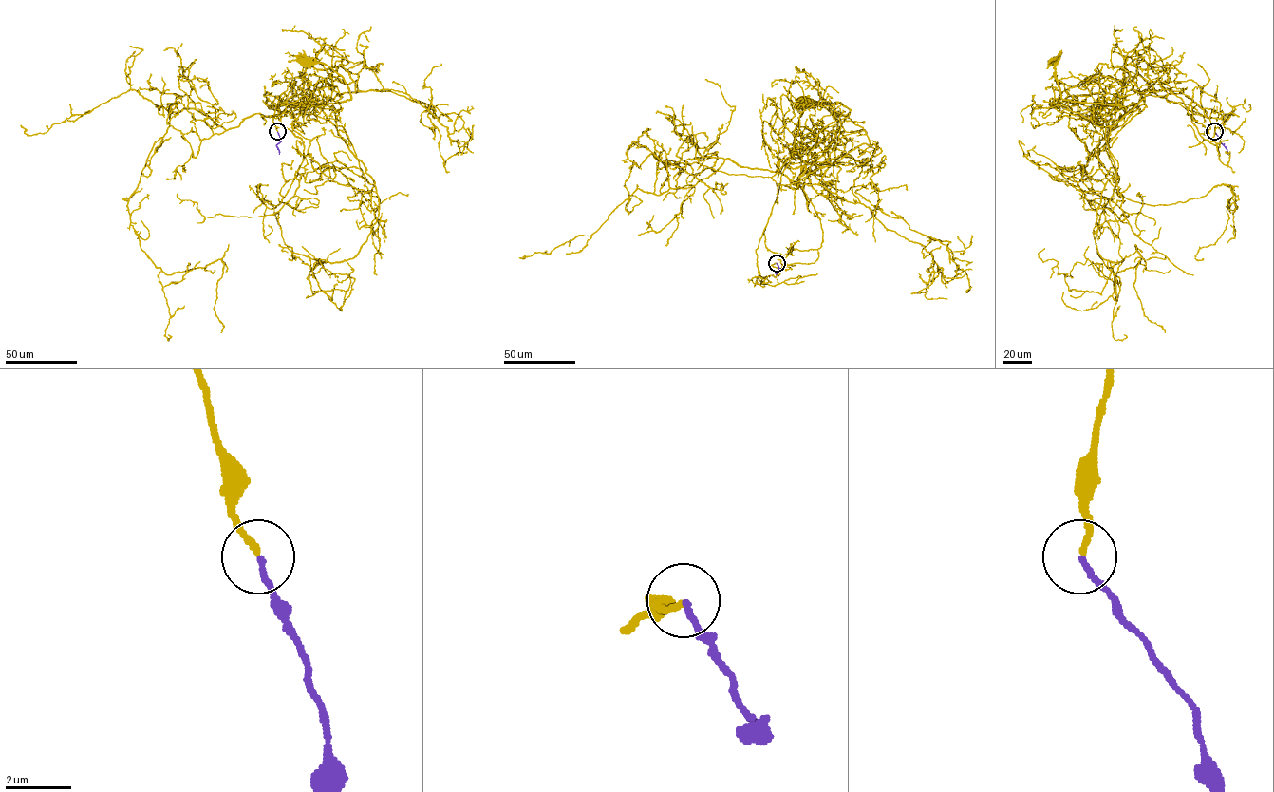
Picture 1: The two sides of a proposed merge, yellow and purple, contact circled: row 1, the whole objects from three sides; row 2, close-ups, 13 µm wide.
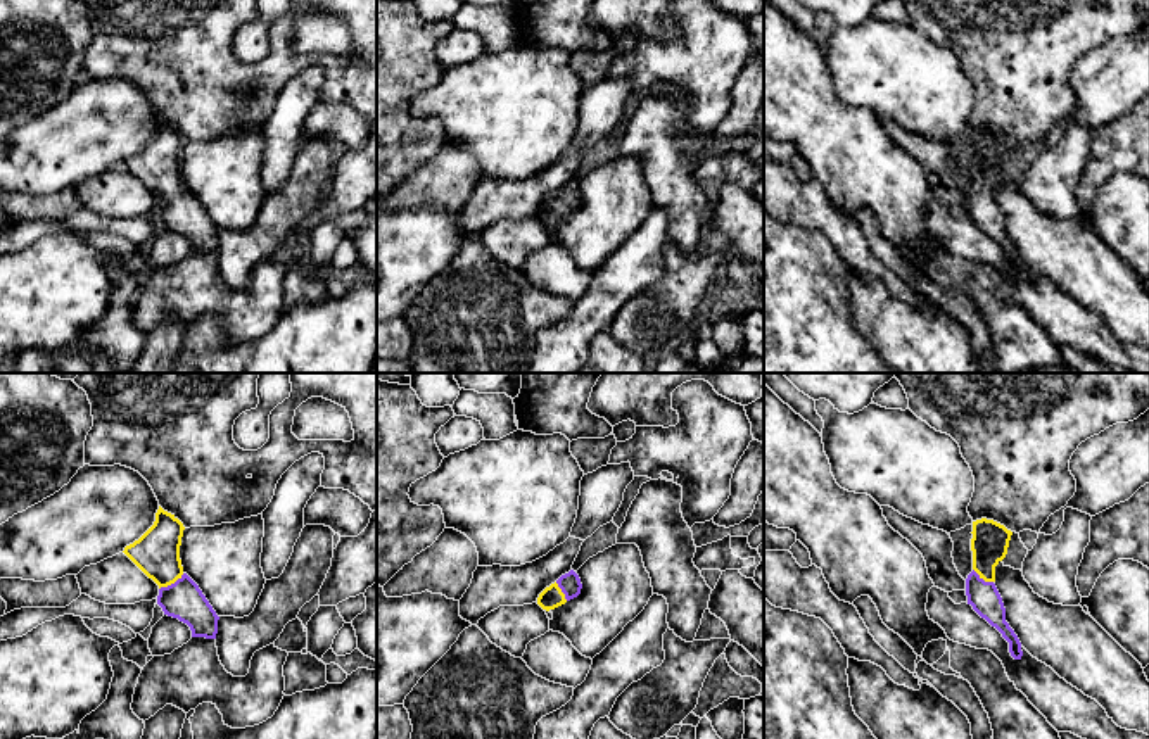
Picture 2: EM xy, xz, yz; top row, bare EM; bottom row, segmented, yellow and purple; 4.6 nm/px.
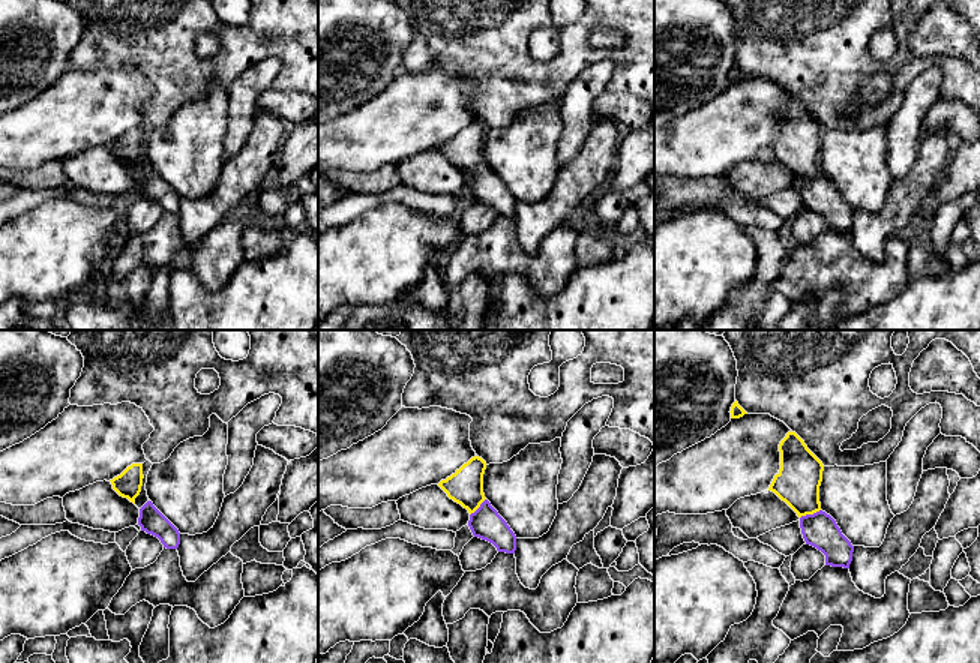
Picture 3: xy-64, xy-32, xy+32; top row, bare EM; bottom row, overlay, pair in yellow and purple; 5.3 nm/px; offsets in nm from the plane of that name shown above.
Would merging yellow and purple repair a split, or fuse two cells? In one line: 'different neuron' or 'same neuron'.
same neuron

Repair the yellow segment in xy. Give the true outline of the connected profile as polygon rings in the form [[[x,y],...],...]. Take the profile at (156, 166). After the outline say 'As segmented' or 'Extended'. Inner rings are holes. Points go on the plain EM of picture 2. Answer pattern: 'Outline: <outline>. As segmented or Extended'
Outline: [[[159,119],[154,138],[123,166],[159,199],[157,218],[164,228],[187,237],[192,250],[216,252],[219,230],[181,180],[183,143],[183,136]]]. Extended

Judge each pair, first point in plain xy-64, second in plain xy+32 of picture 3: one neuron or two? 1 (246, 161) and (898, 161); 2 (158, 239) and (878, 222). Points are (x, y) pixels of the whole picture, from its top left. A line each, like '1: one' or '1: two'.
1: two
2: two

